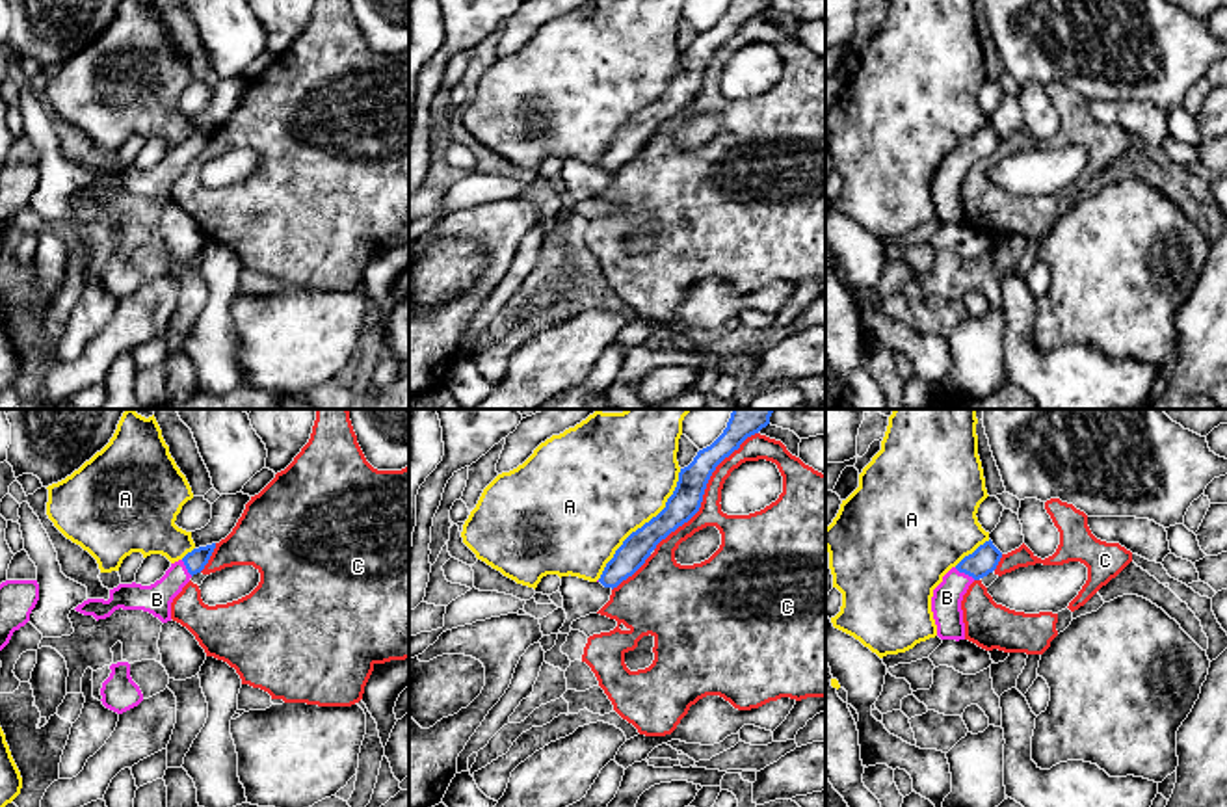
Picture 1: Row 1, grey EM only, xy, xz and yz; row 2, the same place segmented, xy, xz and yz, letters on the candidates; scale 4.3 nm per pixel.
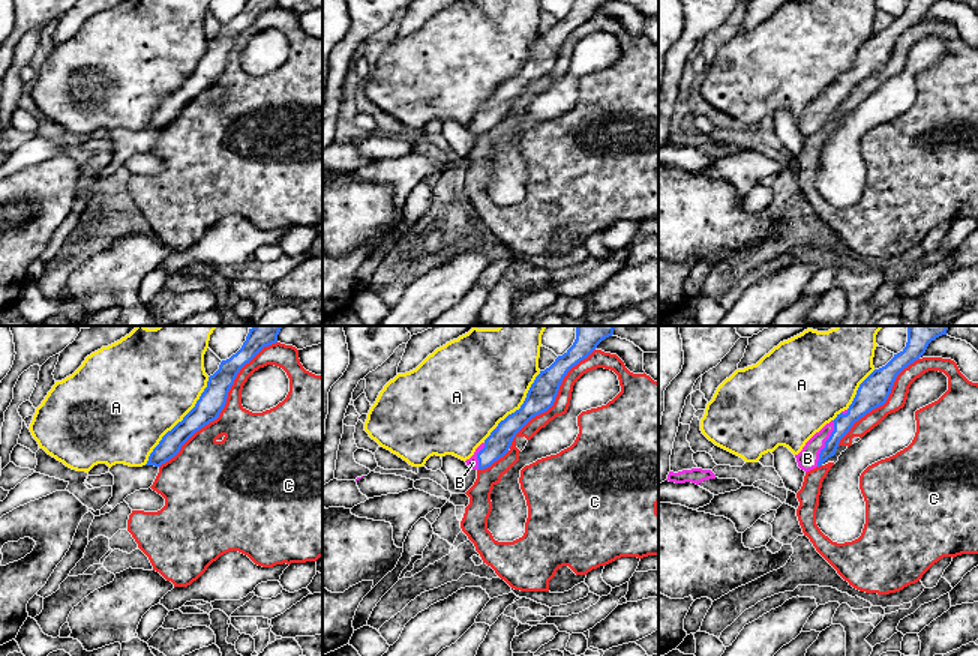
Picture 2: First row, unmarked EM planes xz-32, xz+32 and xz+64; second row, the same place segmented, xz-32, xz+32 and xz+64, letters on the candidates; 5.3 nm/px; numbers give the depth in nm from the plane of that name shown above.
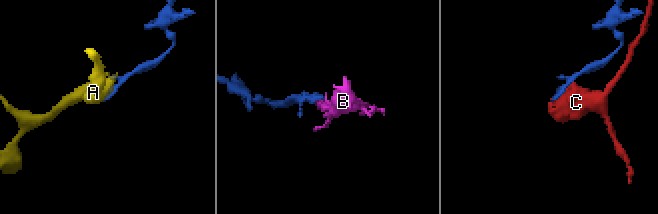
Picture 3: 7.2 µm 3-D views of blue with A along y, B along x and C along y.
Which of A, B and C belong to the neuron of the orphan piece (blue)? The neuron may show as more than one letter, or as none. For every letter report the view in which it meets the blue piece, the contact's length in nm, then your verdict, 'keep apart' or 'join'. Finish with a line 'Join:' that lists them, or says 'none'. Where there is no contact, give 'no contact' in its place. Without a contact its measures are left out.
A: meets blue in xz; contact 600 nm long; keep apart
B: meets blue in yz; contact 110 nm long; join
C: meets blue in xz; contact 700 nm long; keep apart
Join: B

